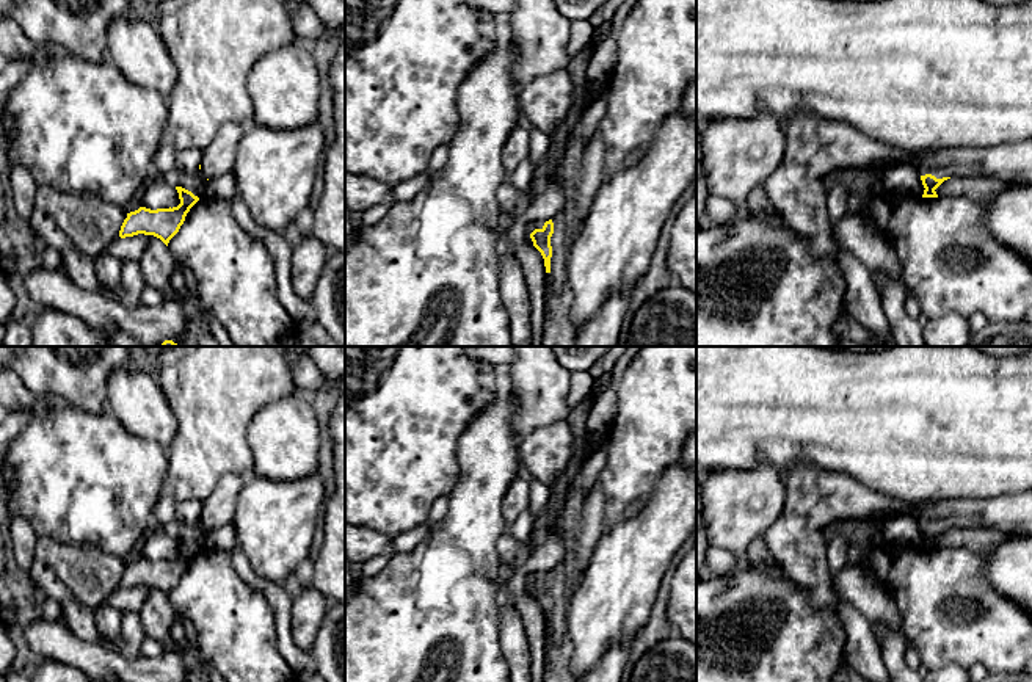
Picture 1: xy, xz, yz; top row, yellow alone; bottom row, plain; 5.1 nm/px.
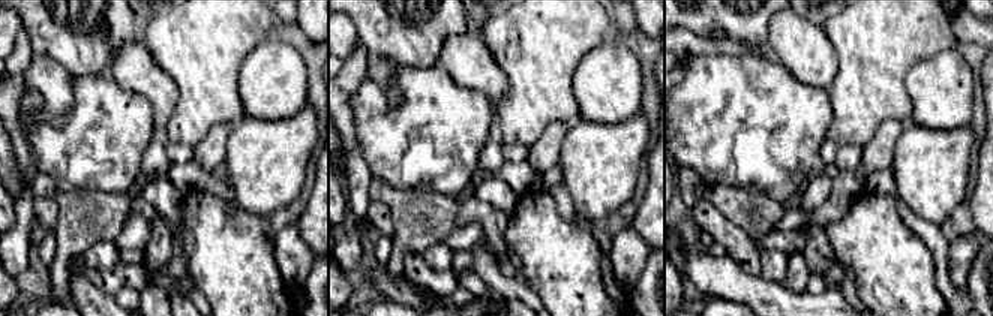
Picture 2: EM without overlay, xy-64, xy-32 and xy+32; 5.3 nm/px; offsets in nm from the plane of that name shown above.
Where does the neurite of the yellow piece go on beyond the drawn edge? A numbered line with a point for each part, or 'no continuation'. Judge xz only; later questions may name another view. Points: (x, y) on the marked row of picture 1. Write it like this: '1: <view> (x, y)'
1: xz (559, 331)

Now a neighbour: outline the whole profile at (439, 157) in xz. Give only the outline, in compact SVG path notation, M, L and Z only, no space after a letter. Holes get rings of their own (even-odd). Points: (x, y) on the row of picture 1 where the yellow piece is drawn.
M449 146L438 147L431 154L427 172L433 174L433 172L441 171L447 165L447 160L449 160Z

